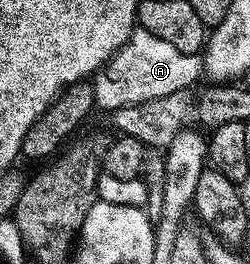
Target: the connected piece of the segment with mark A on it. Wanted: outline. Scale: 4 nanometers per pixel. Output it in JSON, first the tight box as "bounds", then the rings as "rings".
{"bounds":[94,26,202,110],"rings":[[[138,26],[126,44],[94,73],[94,102],[99,109],[107,110],[132,106],[152,98],[164,98],[164,94],[176,94],[176,90],[193,89],[202,75],[202,61],[197,55],[184,54],[164,42],[164,38],[156,38],[156,34]]]}

